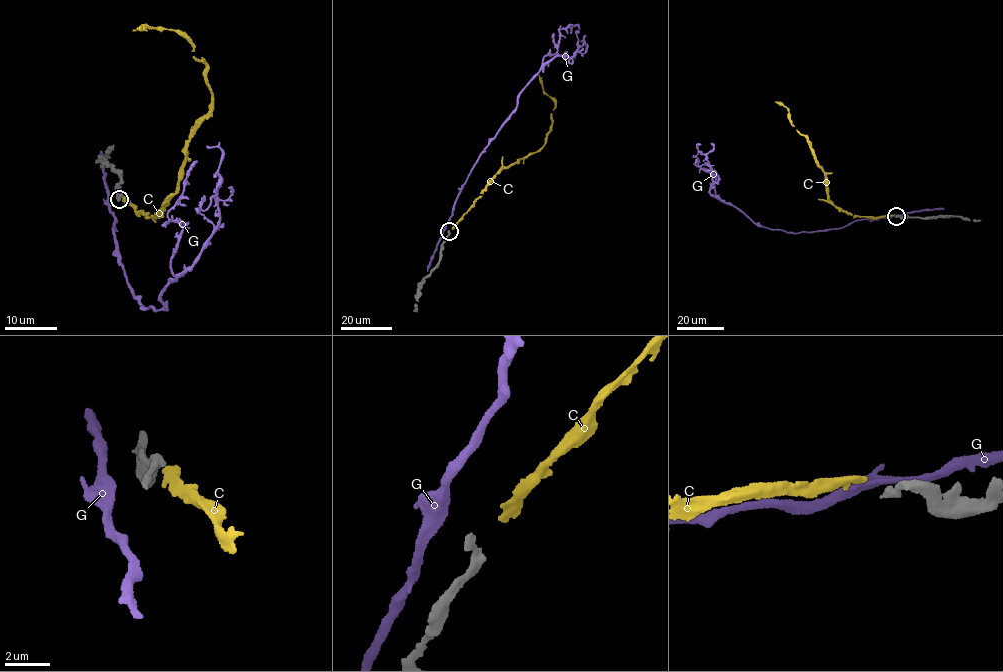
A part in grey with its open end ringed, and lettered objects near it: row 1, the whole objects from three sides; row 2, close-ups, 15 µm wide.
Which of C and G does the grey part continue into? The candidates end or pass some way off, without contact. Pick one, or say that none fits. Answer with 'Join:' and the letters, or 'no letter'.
Join: C

